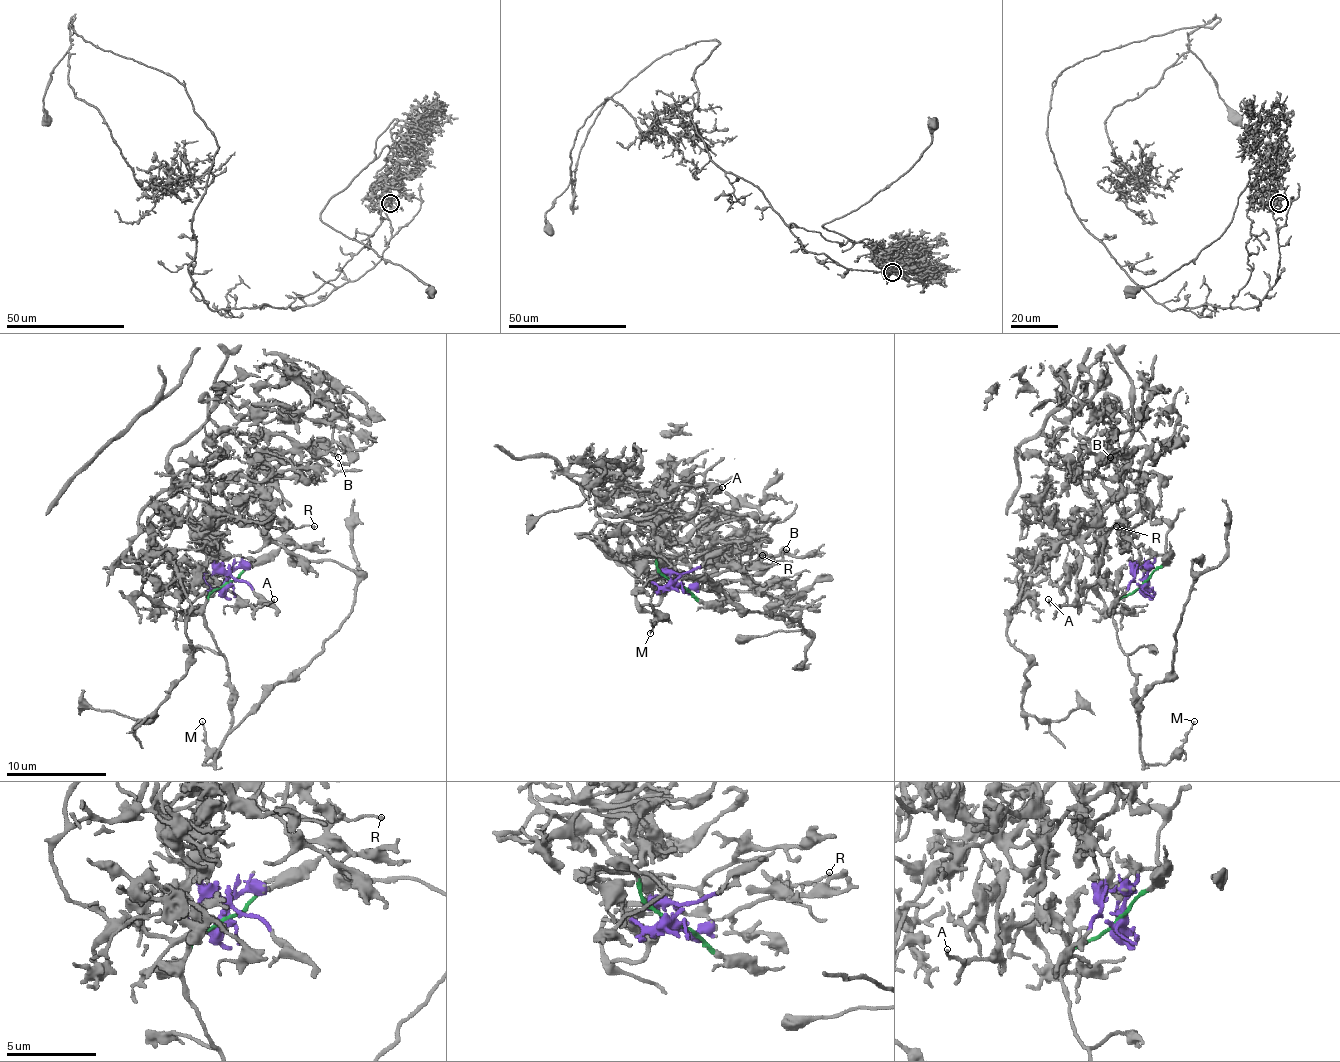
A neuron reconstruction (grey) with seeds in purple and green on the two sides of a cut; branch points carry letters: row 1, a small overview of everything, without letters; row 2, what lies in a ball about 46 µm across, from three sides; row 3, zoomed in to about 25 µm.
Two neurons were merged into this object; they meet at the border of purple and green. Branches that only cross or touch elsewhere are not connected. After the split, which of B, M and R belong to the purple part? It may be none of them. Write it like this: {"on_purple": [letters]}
{"on_purple": ["B", "R"]}

